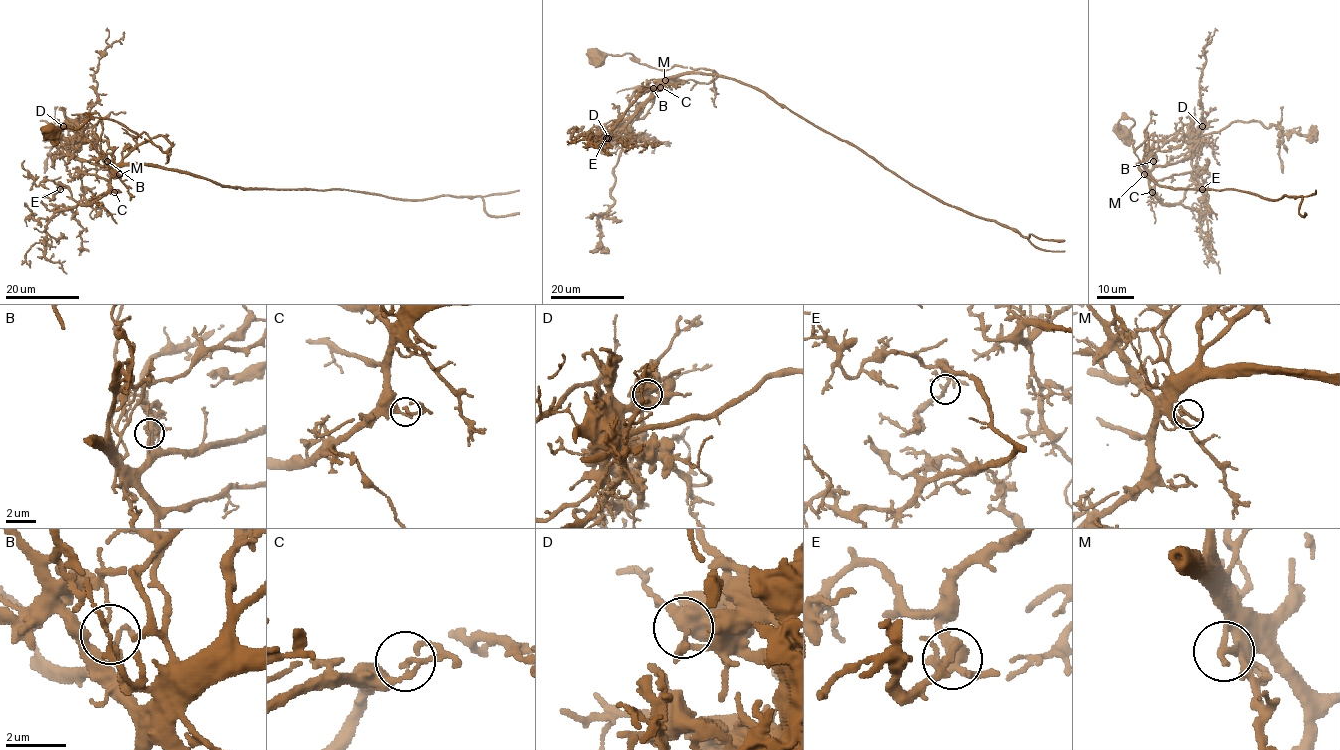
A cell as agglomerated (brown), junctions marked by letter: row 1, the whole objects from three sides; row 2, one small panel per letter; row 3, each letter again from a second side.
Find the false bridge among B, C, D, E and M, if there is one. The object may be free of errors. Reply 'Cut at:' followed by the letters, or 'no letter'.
Cut at: B

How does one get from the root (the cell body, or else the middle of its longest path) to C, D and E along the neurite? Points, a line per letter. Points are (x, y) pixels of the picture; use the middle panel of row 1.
C: (595, 56), (631, 53), (660, 70), (681, 65), (717, 75), (707, 83), (664, 79), (660, 87)
D: (595, 56), (631, 53), (660, 70), (681, 65), (717, 75), (707, 83), (662, 80), (648, 112), (608, 138)
E: (595, 56), (631, 53), (660, 70), (681, 65), (717, 75), (707, 83), (664, 79), (606, 128), (606, 138)

